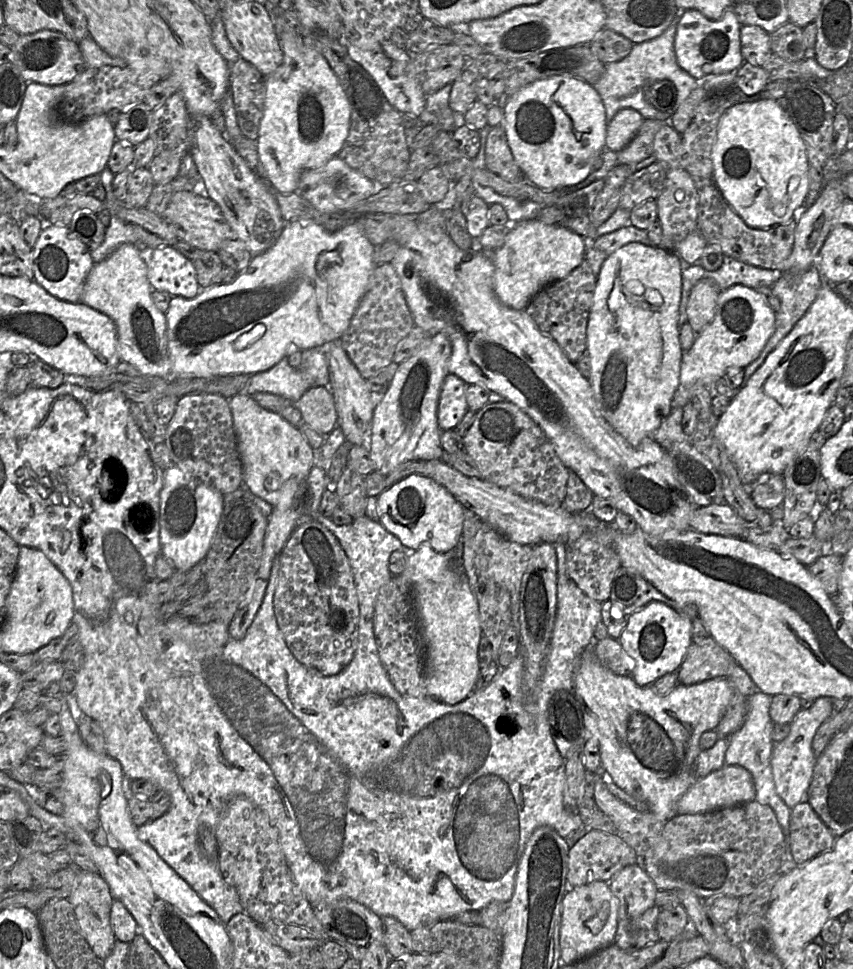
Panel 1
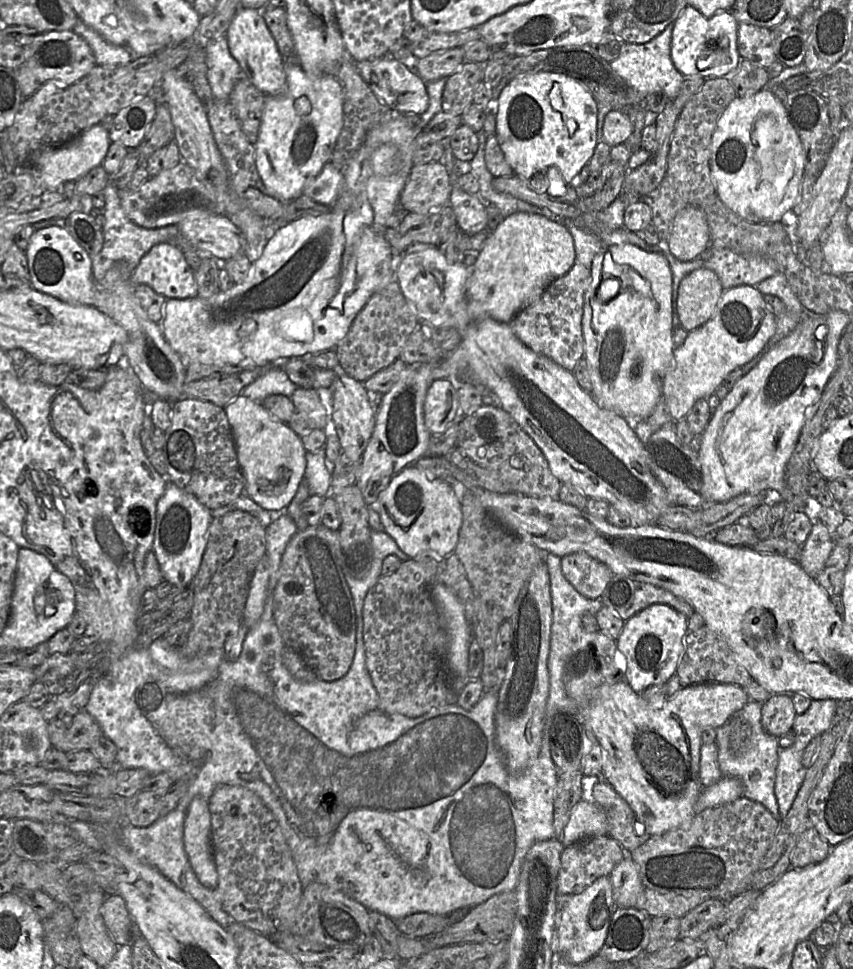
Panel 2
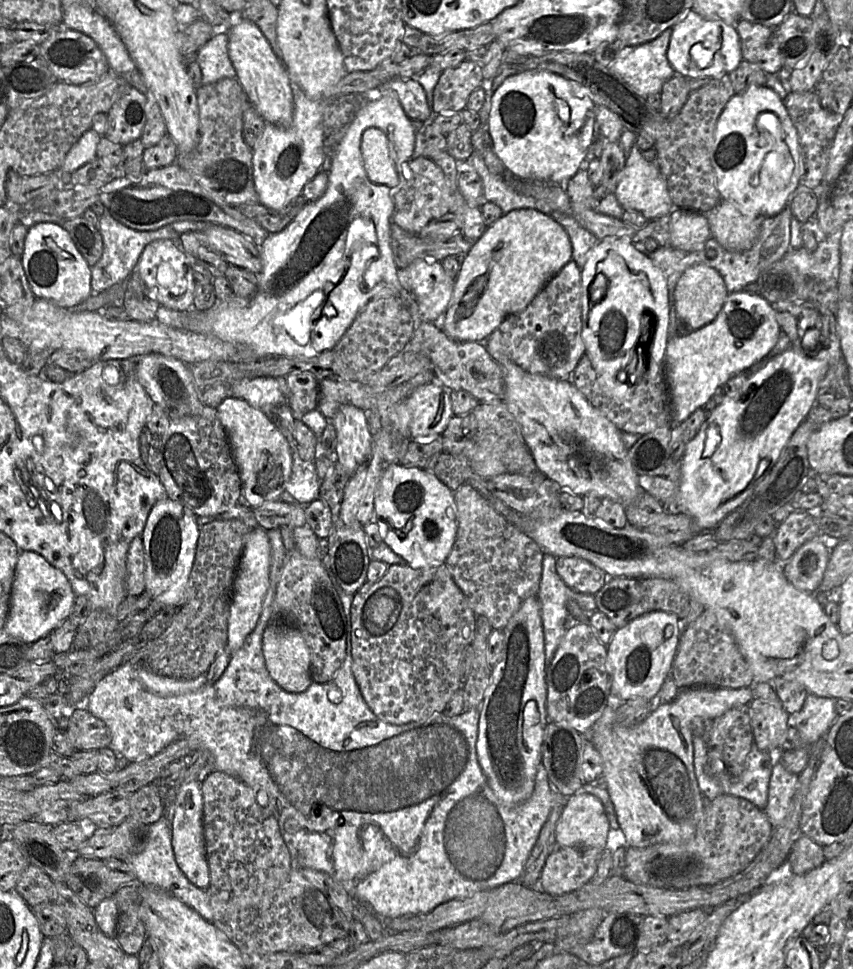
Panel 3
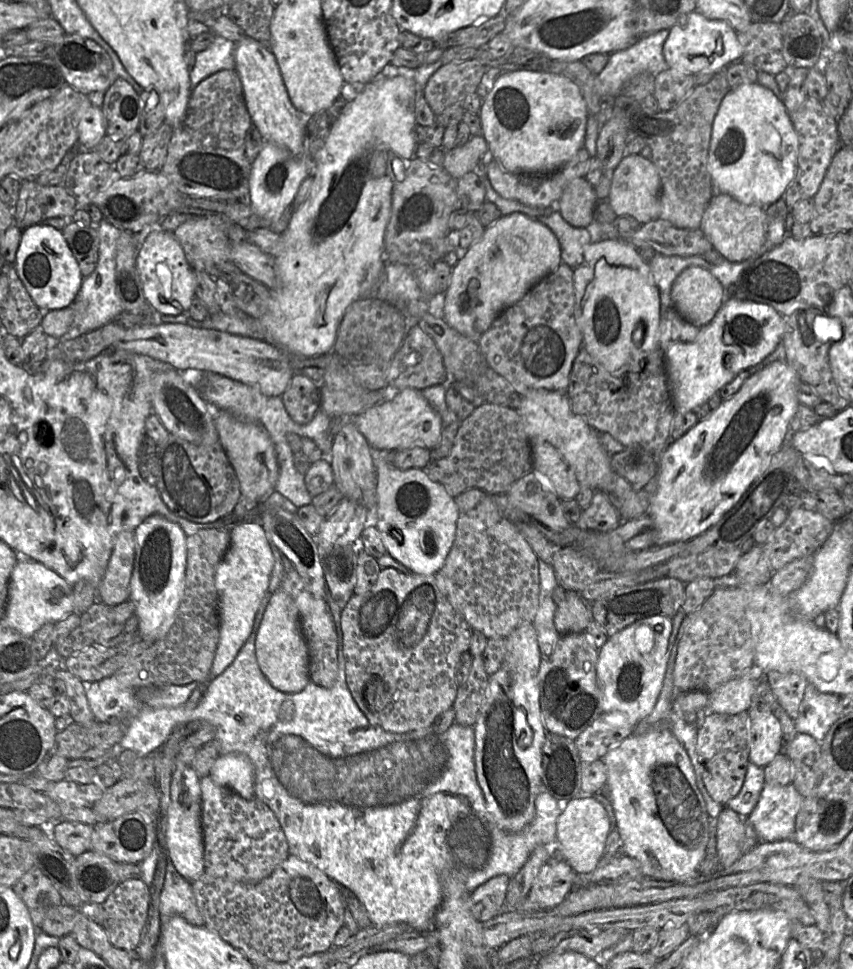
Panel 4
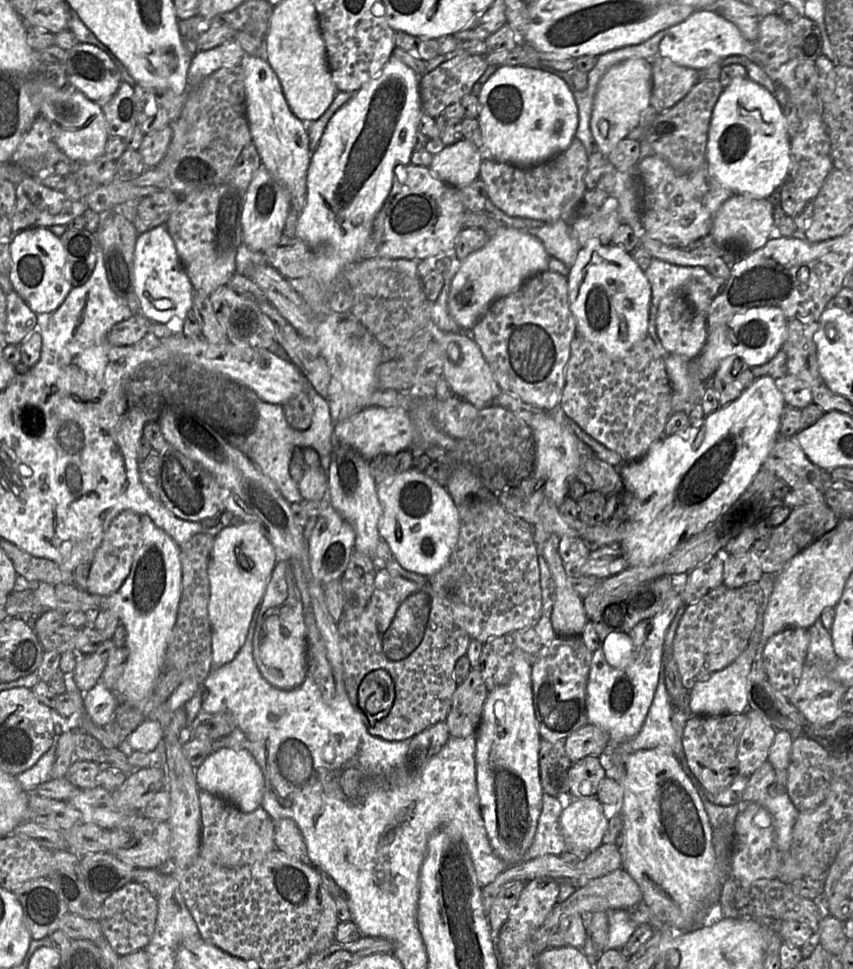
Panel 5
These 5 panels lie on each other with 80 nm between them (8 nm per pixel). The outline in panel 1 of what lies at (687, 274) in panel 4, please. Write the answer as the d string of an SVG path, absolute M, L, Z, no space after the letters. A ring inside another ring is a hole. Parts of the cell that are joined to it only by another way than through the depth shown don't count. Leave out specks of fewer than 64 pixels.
M710 279L694 285L687 303L687 323L693 332L701 332L713 319L721 291Z

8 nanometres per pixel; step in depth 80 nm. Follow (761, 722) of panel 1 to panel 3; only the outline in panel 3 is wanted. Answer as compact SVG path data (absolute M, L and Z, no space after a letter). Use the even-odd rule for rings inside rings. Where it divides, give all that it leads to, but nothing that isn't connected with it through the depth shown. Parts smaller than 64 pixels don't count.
M753 742L742 775L736 782L719 782L722 792L744 798L764 811L772 769L779 753L762 751Z

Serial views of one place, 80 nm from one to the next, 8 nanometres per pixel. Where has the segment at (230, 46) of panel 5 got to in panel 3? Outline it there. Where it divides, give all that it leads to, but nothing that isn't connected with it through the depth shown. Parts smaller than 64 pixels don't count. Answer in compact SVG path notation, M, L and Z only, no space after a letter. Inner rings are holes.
M216 33L198 50L196 62L201 69L202 84L236 77L236 71L228 53L228 42L227 33Z

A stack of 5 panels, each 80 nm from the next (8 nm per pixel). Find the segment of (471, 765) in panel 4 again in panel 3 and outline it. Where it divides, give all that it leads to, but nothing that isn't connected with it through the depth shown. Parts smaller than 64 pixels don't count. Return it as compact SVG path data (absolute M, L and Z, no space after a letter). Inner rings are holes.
M275 528L275 529L271 529L271 530L268 530L268 531L267 531L267 534L268 534L268 537L269 537L269 540L270 540L270 544L271 544L271 567L270 567L270 577L269 577L269 579L270 579L270 584L269 584L269 588L268 588L268 590L267 590L267 592L266 592L266 596L265 596L265 598L264 598L264 601L263 601L263 605L262 605L262 610L261 610L261 614L260 614L260 616L259 616L259 619L258 619L258 622L257 622L257 624L256 624L256 626L255 626L255 628L254 628L254 630L253 630L253 631L252 631L252 632L251 632L251 633L250 633L250 634L249 634L249 635L248 635L248 636L247 636L247 638L246 638L246 639L245 639L245 641L244 641L244 643L243 643L243 645L242 645L242 646L241 646L241 647L240 647L240 648L239 648L239 649L238 649L238 650L237 650L237 651L236 651L236 652L235 652L235 653L234 653L234 654L232 654L232 655L231 655L231 658L230 658L230 662L229 662L229 664L228 664L228 666L227 666L227 668L226 668L226 669L225 669L225 671L224 671L224 673L223 673L223 674L222 674L222 676L221 676L221 677L220 677L220 678L219 678L219 679L218 679L218 680L217 680L217 681L216 681L216 682L215 682L215 683L214 683L214 684L208 684L208 683L205 683L205 684L204 684L204 685L202 685L202 686L201 686L201 687L200 687L200 688L198 688L198 689L197 689L197 690L195 690L195 691L194 691L194 692L190 692L190 693L187 693L187 694L183 694L183 695L177 695L177 696L160 696L160 695L156 695L156 694L154 694L154 693L152 693L152 692L151 692L151 691L149 691L149 690L148 690L148 689L147 689L147 688L146 688L146 687L145 687L145 686L144 686L144 685L143 685L143 683L142 683L142 681L141 681L141 679L140 679L140 677L139 677L139 674L138 674L138 671L139 671L139 670L140 670L140 669L142 669L142 670L147 670L147 671L148 671L148 672L150 672L150 673L151 673L151 674L152 674L152 675L154 675L154 676L156 676L156 677L161 677L161 678L167 678L167 679L173 679L173 678L170 678L170 677L166 677L166 676L162 676L162 675L159 675L159 674L156 674L156 673L153 673L153 672L152 672L152 671L150 671L150 670L148 670L148 669L147 669L147 668L145 668L145 667L143 667L143 666L141 666L141 665L139 665L139 664L137 664L137 663L135 663L135 662L126 662L126 663L125 663L125 664L123 664L123 665L122 665L122 666L120 666L120 667L119 667L119 668L117 668L117 669L115 669L115 670L114 670L114 671L112 671L112 672L110 672L110 673L109 673L109 674L107 674L107 675L106 675L106 676L104 676L104 677L103 677L103 678L102 678L102 679L101 679L101 680L99 680L99 681L98 681L98 682L97 682L97 683L96 683L96 685L95 685L95 686L94 686L94 688L93 688L93 689L92 689L92 691L91 691L91 693L90 693L90 694L89 694L89 696L88 696L88 698L87 698L87 701L86 701L86 708L87 708L87 709L88 709L88 710L89 710L89 711L90 711L90 713L91 713L91 714L92 714L92 715L93 715L93 716L95 716L95 717L97 717L97 718L99 718L99 719L101 719L101 720L102 720L102 721L103 721L103 722L104 722L104 723L105 723L105 724L106 724L106 725L107 725L107 726L108 726L108 728L109 728L109 730L110 730L110 733L111 733L111 743L110 743L110 746L109 746L109 747L110 747L110 748L112 748L112 749L113 749L113 750L114 750L114 751L115 751L115 752L116 752L116 753L117 753L117 755L118 755L118 756L121 756L121 757L124 757L124 758L126 758L126 759L127 759L127 760L128 760L128 761L129 761L129 762L135 762L135 761L140 761L140 760L144 760L144 759L147 759L147 758L150 758L150 757L152 757L152 756L154 756L154 755L156 755L156 754L158 754L158 753L159 753L159 752L160 752L160 751L162 751L162 750L163 750L163 749L164 749L164 748L165 748L165 747L167 747L167 746L168 746L168 745L169 745L169 744L171 744L171 743L172 743L172 742L174 742L174 741L176 741L176 740L180 740L180 739L184 739L184 740L187 740L187 741L188 741L188 743L189 743L189 745L190 745L190 748L191 748L191 749L192 749L192 750L194 750L194 751L196 751L196 750L199 750L199 749L205 749L205 750L208 750L208 751L209 751L209 752L211 752L211 754L212 754L212 755L213 755L213 757L214 757L214 759L215 759L215 770L216 770L216 771L219 771L219 772L223 772L223 773L226 773L226 774L227 774L227 775L230 775L230 776L232 776L232 777L235 777L235 778L237 778L237 779L239 779L239 780L240 780L240 781L242 781L242 782L243 782L243 783L244 783L244 784L246 784L246 785L247 785L247 786L249 786L249 787L250 787L250 788L251 788L251 789L252 789L252 790L253 790L253 792L254 792L254 794L255 794L255 798L256 798L256 799L257 799L257 803L258 803L258 804L259 804L259 805L260 805L260 806L261 806L261 807L267 807L267 808L268 808L268 809L269 809L269 810L270 810L270 812L271 812L271 813L272 813L272 815L273 815L273 816L274 816L274 817L275 817L275 818L276 818L276 820L277 820L277 822L278 822L278 825L279 825L279 829L280 829L280 832L281 832L281 834L282 834L282 837L283 837L283 839L284 839L284 842L285 842L285 844L286 844L286 846L287 846L287 848L288 848L288 850L289 850L289 852L290 852L290 855L291 855L291 859L292 859L292 862L293 862L293 866L296 866L296 867L301 867L301 868L309 868L309 869L313 869L313 870L316 870L316 871L319 871L319 872L323 872L323 873L325 873L325 874L327 874L327 875L329 875L329 876L330 876L330 877L331 877L331 878L333 878L333 879L334 879L334 880L336 880L336 881L337 881L337 882L338 882L338 883L339 883L339 884L341 884L341 885L342 885L342 886L343 886L343 887L344 887L344 888L345 888L345 889L346 889L346 890L347 890L347 892L348 892L348 893L349 893L349 895L350 895L350 896L351 896L351 898L359 898L359 899L360 899L360 900L362 900L362 901L365 901L365 902L367 902L367 903L369 903L369 905L370 905L370 906L371 906L371 907L372 907L372 909L373 909L373 910L374 910L374 912L375 912L375 913L376 913L376 914L377 914L377 915L379 915L379 916L380 916L380 917L381 917L381 918L390 918L390 919L394 919L394 918L399 918L399 917L402 917L402 916L405 916L405 915L417 915L417 914L428 914L428 913L429 913L429 912L431 912L431 911L433 911L433 910L434 910L434 909L435 909L435 908L436 908L436 907L437 907L437 906L439 906L439 905L441 905L441 904L443 904L443 903L446 903L446 902L448 902L448 901L451 901L451 900L454 900L454 899L463 899L463 898L468 898L468 897L471 897L471 896L472 896L472 895L474 895L474 894L475 894L475 893L477 893L477 892L480 892L480 891L484 891L484 890L493 890L493 889L494 889L494 888L496 888L496 887L498 887L498 886L500 886L500 885L503 885L503 884L508 884L508 883L511 883L511 882L517 882L517 881L518 881L518 880L519 880L519 878L520 878L520 877L521 877L521 874L522 874L522 872L523 872L523 869L524 869L524 867L525 867L525 864L526 864L526 862L527 862L527 860L528 860L528 858L529 858L529 856L530 856L530 854L531 854L531 852L532 852L532 850L533 850L533 848L534 848L534 846L535 846L535 844L536 844L536 842L537 842L537 840L538 840L538 837L539 837L539 834L540 834L540 831L541 831L541 829L542 829L542 828L543 828L543 826L544 826L544 824L545 824L545 822L546 822L546 821L547 821L547 819L548 819L548 816L549 816L549 814L550 814L550 812L551 812L551 809L552 809L552 806L553 806L553 792L552 792L552 790L551 790L551 787L550 787L550 784L549 784L549 781L548 781L548 776L547 776L547 772L546 772L546 769L545 769L545 767L544 767L544 766L543 766L543 765L542 765L542 762L541 762L541 765L540 765L540 766L539 766L539 768L538 768L538 771L537 771L537 774L536 774L536 778L535 778L535 786L534 786L534 790L533 790L533 793L532 793L532 795L531 795L531 796L530 796L530 798L529 798L529 799L527 799L527 800L526 800L526 801L524 801L524 802L522 802L522 803L520 803L520 804L517 804L517 805L514 805L514 806L508 806L508 805L506 805L506 804L504 804L504 803L503 803L503 802L502 802L502 801L500 801L500 800L499 800L499 799L498 799L498 798L497 798L497 796L496 796L496 795L495 795L495 794L494 794L494 792L493 792L493 791L492 791L492 790L491 790L491 788L490 788L490 787L489 787L489 785L488 785L488 783L487 783L487 779L486 779L486 777L485 777L485 775L484 775L484 773L483 773L483 771L482 771L482 768L481 768L481 766L480 766L480 764L479 764L479 762L478 762L478 758L477 758L477 750L476 750L476 743L477 743L477 739L478 739L478 723L479 723L479 718L480 718L480 708L475 708L475 709L469 709L469 710L466 710L466 711L465 711L465 706L464 706L464 698L463 698L463 691L462 691L462 686L461 686L461 687L460 687L460 688L459 688L459 690L458 690L458 691L456 691L456 693L455 693L455 694L454 694L454 695L453 695L453 697L452 697L452 698L451 698L451 699L450 699L450 701L449 701L449 702L448 702L448 704L447 704L447 705L446 705L446 707L445 707L445 709L444 709L444 710L443 710L443 712L439 712L439 713L436 713L436 714L434 714L434 715L433 715L433 716L431 716L431 717L429 717L429 718L427 718L427 719L424 719L424 720L420 720L420 721L416 721L416 722L410 722L410 723L407 723L407 724L404 724L404 725L394 725L394 724L390 724L390 723L387 723L387 722L385 722L385 721L382 721L382 720L380 720L380 719L379 719L379 718L378 718L378 717L377 717L377 716L376 716L376 715L375 715L375 714L374 714L374 713L373 713L373 712L372 712L372 711L371 711L371 710L370 710L370 708L369 708L369 707L368 707L368 705L367 705L367 704L366 704L366 702L365 702L365 700L364 700L364 699L363 699L363 697L362 697L362 695L361 695L361 692L360 692L360 690L359 690L359 687L358 687L358 685L357 685L357 683L356 683L356 681L355 681L355 678L354 678L354 675L353 675L353 672L352 672L352 652L351 652L351 642L350 642L350 638L349 638L349 637L348 637L348 639L347 639L347 648L346 648L346 658L345 658L345 660L344 660L344 662L343 662L343 664L342 664L342 666L341 666L341 667L340 667L340 668L339 668L339 670L338 670L338 672L337 672L337 673L336 673L336 675L335 675L335 677L334 677L334 678L333 678L333 679L332 679L332 680L331 680L331 681L329 681L329 682L327 682L327 683L316 683L316 682L312 682L312 684L311 684L311 685L310 685L310 686L309 686L309 687L308 687L308 689L307 689L307 690L305 690L305 691L304 691L304 692L301 692L301 693L289 693L289 692L286 692L286 691L285 691L285 690L283 690L283 689L282 689L282 688L281 688L281 687L280 687L280 686L279 686L279 685L278 685L278 684L277 684L277 683L276 683L276 682L275 682L275 681L274 681L274 680L273 680L273 679L272 679L272 677L271 677L271 676L270 676L270 674L269 674L269 672L268 672L268 670L267 670L267 668L266 668L266 664L265 664L265 658L264 658L264 655L263 655L263 651L262 651L262 638L263 638L263 633L264 633L264 631L265 631L265 629L266 629L266 627L267 627L267 626L268 626L268 625L269 625L269 624L270 624L270 622L271 622L271 621L272 621L272 619L273 619L273 602L274 602L274 598L275 598L275 595L276 595L276 590L277 590L277 585L278 585L278 583L279 583L279 581L280 581L280 578L281 578L281 574L282 574L282 570L283 570L283 568L284 568L284 565L285 565L285 561L286 561L286 549L285 549L285 547L284 547L284 543L283 543L283 539L282 539L282 535L281 535L281 532L280 532L280 528Z

